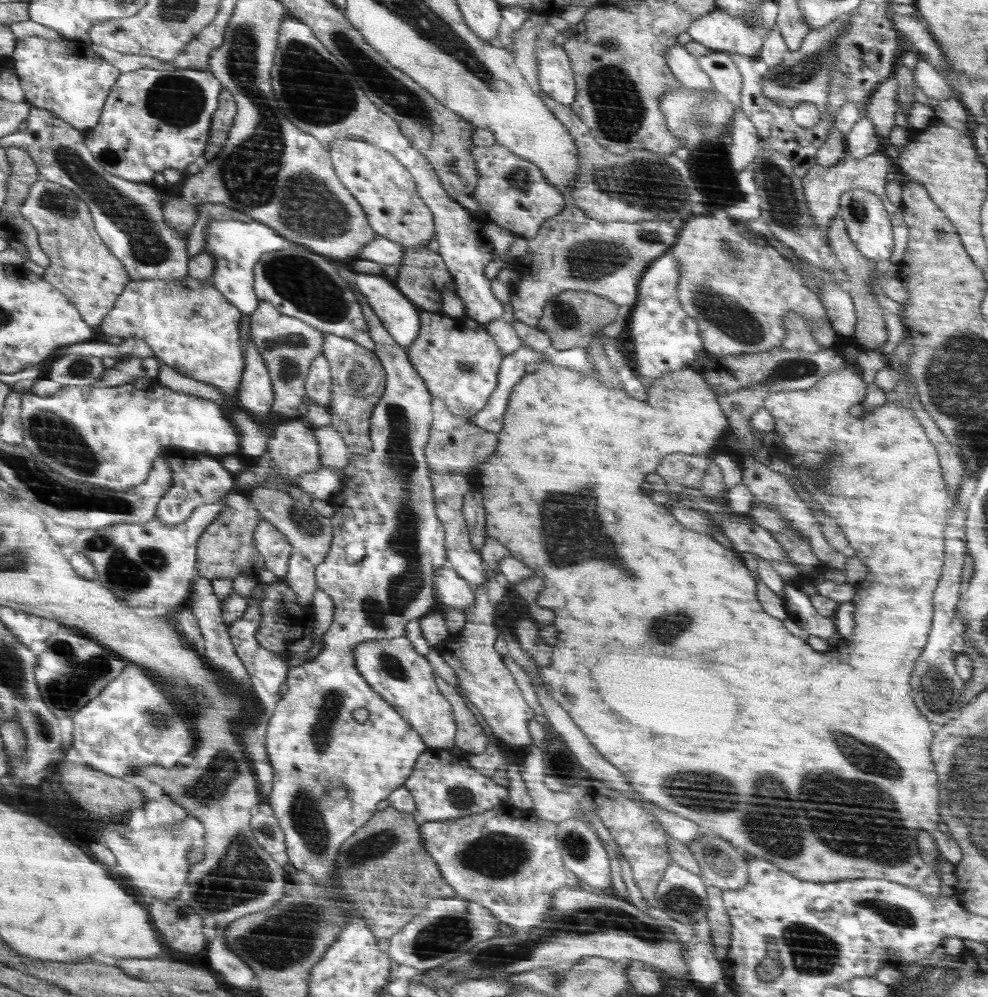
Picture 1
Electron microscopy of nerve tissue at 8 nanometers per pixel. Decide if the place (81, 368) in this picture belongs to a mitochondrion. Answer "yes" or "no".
yes

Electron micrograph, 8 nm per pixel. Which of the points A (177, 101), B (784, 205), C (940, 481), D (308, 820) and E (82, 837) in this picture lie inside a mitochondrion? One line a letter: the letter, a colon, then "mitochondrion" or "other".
A: mitochondrion
B: mitochondrion
C: other
D: mitochondrion
E: other

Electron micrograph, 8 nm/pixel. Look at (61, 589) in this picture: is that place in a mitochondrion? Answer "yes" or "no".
no

